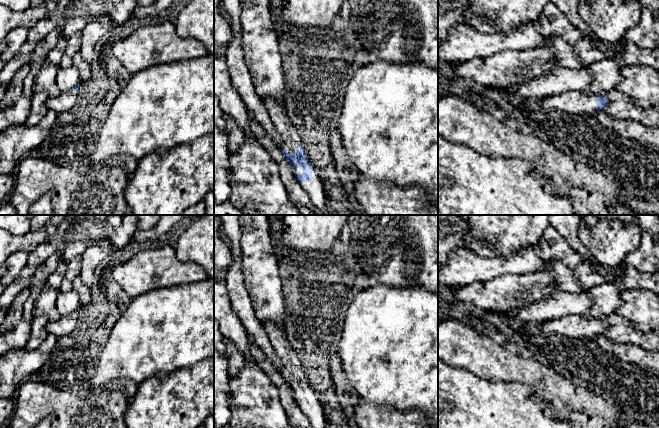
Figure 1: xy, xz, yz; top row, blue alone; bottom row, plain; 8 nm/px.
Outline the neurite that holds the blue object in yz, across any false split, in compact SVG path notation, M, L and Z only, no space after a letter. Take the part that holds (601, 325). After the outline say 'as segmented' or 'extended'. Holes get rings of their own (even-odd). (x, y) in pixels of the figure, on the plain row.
M565 315L548 320L540 327L546 335L560 335L570 338L591 338L603 334L609 324L600 318L586 319L580 315Z | extended

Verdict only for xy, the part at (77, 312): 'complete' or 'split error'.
split error

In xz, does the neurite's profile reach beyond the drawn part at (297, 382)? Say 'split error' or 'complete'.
split error

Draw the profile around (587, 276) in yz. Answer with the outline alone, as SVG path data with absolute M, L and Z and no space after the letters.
M594 259L594 262L594 265L582 262L573 268L577 281L583 288L583 292L587 292L588 289L594 286L614 280L615 273L625 267L623 261L615 267L601 265L596 259Z

